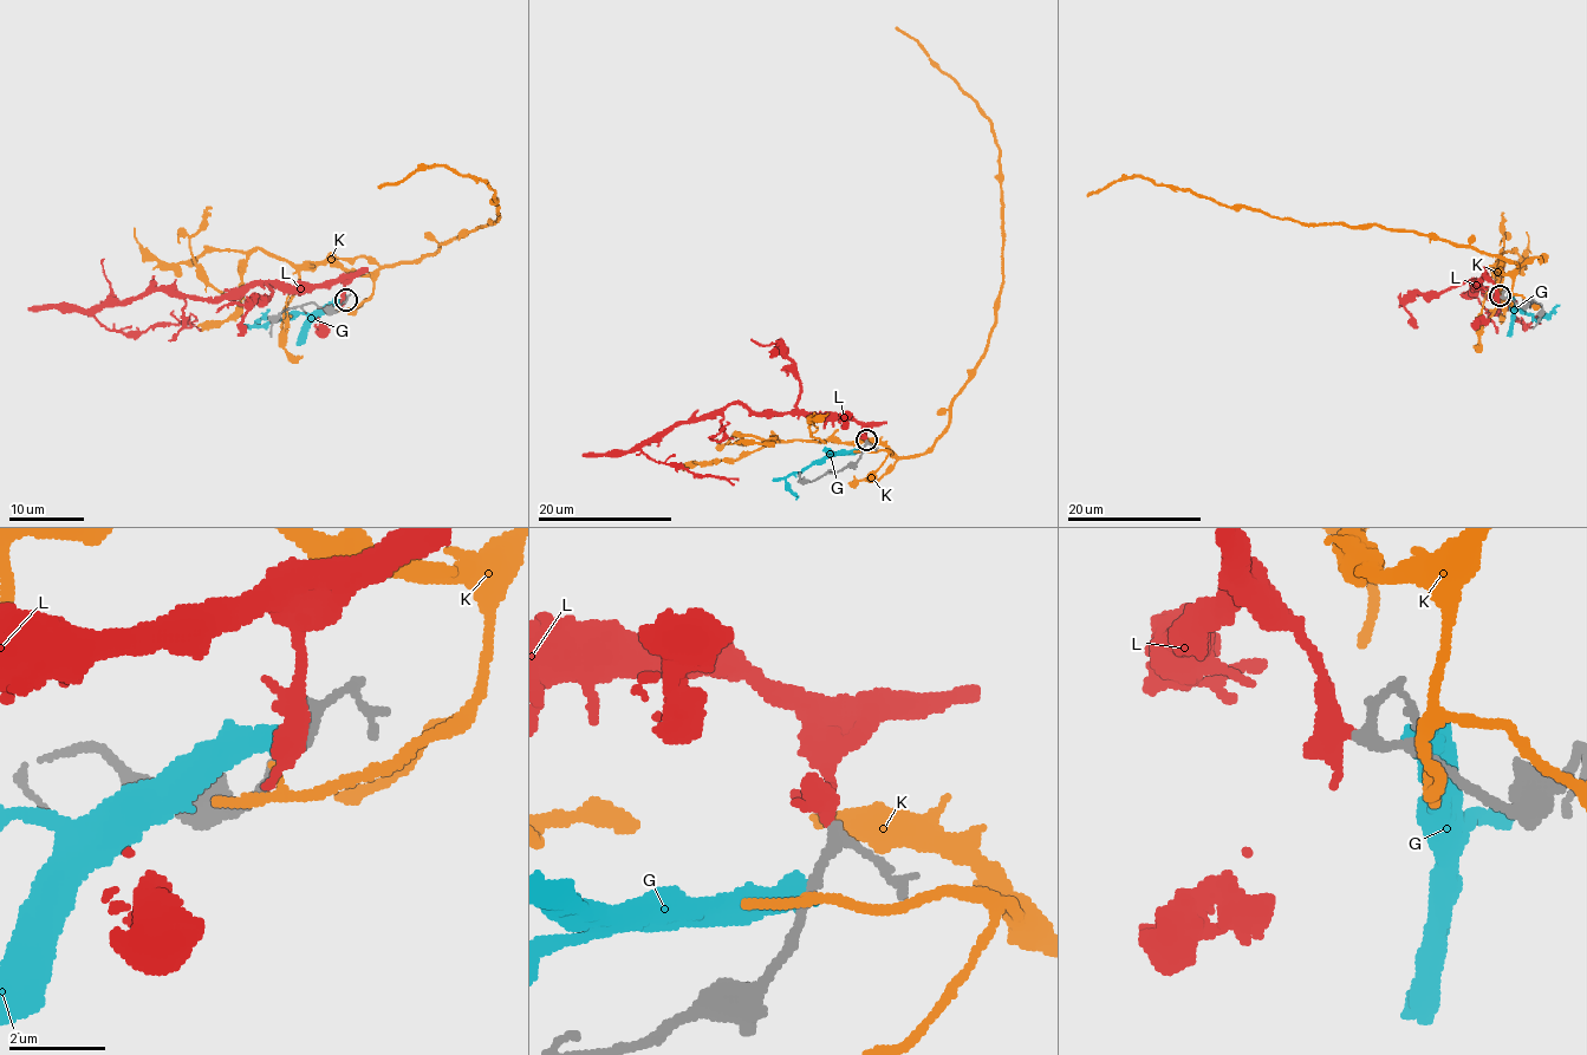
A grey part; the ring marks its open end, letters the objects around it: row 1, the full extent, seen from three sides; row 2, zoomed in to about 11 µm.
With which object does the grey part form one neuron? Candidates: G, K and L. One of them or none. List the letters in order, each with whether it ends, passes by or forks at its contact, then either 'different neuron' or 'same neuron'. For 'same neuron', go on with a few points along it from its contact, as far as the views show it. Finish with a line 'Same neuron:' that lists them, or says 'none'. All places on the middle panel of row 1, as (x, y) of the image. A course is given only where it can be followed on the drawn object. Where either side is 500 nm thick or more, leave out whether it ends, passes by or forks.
G: it ends; different neuron
K: it passes by; different neuron
L: it passes by; same neuron; course (866, 441), (866, 430), (853, 421), (753, 412), (728, 403), (656, 434), (641, 447), (657, 462), (737, 481)
Same neuron: L

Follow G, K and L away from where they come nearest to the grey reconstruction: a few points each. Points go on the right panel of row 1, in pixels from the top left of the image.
G: (1509, 298), (1515, 308), (1534, 318), (1543, 318), (1559, 305)
K: (1510, 300), (1515, 264), (1413, 232), (1303, 225), (1223, 206), (1140, 176), (1123, 176), (1087, 196)
L: (1501, 297), (1483, 278), (1474, 282), (1472, 293), (1463, 294), (1478, 288), (1523, 325), (1535, 318), (1541, 323)

